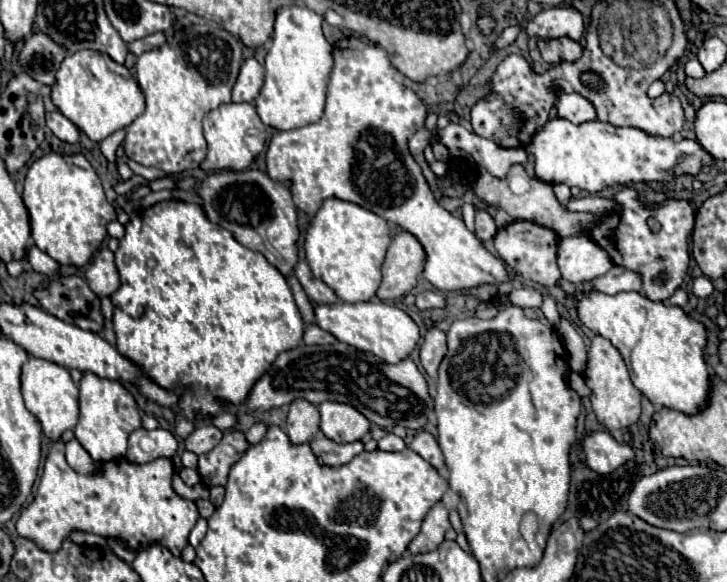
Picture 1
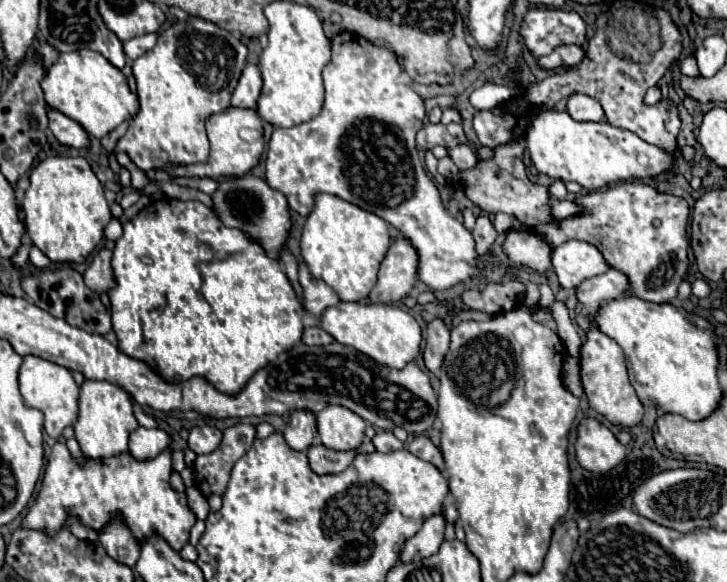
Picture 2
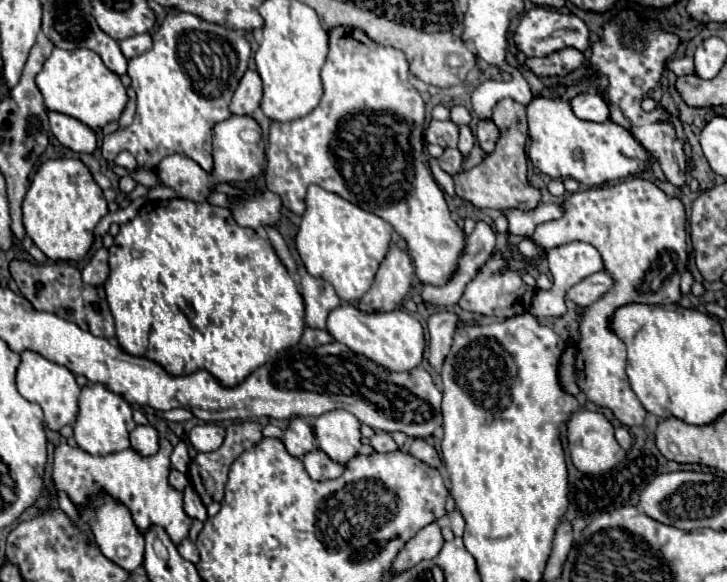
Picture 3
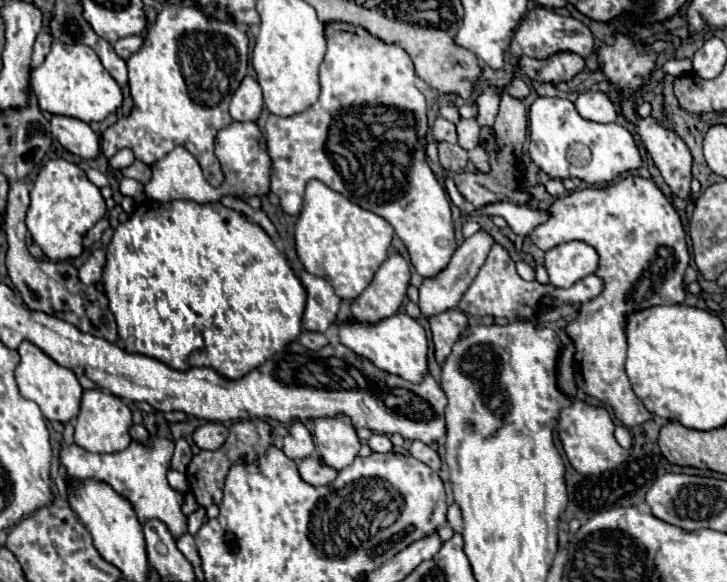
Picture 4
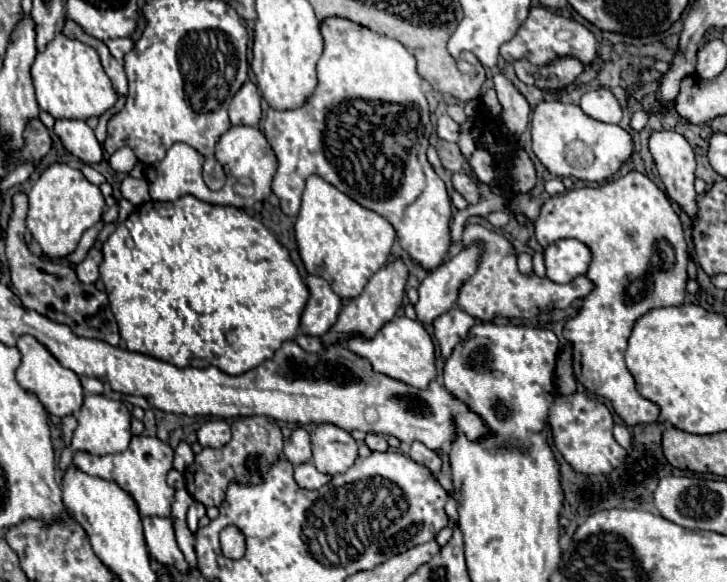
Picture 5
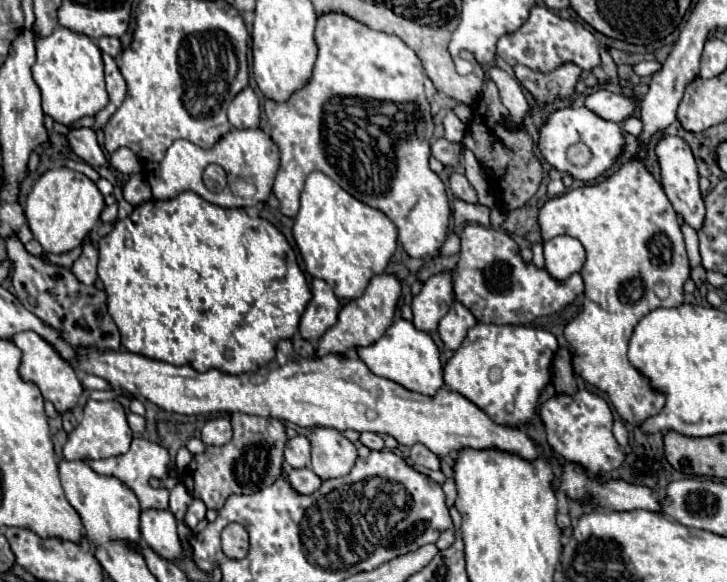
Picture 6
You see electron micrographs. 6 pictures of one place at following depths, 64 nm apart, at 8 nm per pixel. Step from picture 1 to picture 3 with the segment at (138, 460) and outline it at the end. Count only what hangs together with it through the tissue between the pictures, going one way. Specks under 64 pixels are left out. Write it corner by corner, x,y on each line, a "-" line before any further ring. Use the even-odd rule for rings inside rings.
136,426
130,432
130,444
136,448
140,454
150,456
158,448
158,432
152,426

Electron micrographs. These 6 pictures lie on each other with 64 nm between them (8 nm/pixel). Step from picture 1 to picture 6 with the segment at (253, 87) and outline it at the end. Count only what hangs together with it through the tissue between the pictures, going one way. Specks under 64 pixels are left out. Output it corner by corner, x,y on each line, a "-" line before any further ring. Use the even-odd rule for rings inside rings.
244,88
230,104
228,108
228,120
232,128
244,130
244,128
256,128
260,122
260,106
258,98
252,92
252,88

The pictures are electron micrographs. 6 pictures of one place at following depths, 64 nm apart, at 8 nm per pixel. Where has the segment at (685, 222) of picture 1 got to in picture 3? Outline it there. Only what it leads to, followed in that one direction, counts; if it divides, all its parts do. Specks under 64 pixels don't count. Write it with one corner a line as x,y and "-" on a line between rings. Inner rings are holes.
633,176
623,182
619,181
615,186
614,184
605,185
568,194
562,202
562,208
564,208
562,218
552,220
552,222
544,222
536,228
536,232
532,234
534,244
538,244
544,250
550,250
550,248
562,246
564,242
574,242
574,240
588,242
600,252
602,262
604,262
604,270
614,280
614,286
600,300
596,300
592,306
586,306
582,312
582,320
580,320
580,328
578,328
580,340
576,346
578,348
578,354
576,354
578,386
586,394
588,400
610,408
614,412
614,416
624,426
628,426
628,428
640,426
646,418
646,410
642,408
640,400
636,398
636,394
632,392
632,388
628,384
626,346
616,336
616,332
610,330
610,322
612,322
614,312
626,304
634,304
634,302
640,302
640,304
678,304
680,302
680,298
682,298
680,276
686,272
686,262
688,262
684,206
680,200
668,198
656,184

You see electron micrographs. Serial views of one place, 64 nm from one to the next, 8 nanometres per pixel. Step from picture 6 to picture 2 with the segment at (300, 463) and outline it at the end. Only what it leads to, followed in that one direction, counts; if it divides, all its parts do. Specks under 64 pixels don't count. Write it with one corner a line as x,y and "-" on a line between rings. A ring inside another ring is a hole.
292,412
290,420
284,428
286,444
300,452
308,450
316,438
316,416
312,412

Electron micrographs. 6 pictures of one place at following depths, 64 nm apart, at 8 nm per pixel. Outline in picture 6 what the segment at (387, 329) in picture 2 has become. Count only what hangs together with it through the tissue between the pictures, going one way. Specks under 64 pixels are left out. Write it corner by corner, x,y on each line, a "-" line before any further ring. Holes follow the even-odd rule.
402,318
394,320
394,324
386,330
386,334
378,342
366,348
358,348
358,356
366,362
366,366
376,376
388,378
404,386
406,390
412,390
424,396
434,396
444,386
438,346
430,338
430,334
416,330
414,324
408,320
402,320

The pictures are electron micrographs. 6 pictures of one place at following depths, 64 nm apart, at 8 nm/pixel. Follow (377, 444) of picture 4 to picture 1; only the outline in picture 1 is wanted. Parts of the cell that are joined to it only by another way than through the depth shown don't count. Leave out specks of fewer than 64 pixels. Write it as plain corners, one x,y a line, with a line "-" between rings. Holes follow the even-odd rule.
388,432
384,438
378,440
378,448
380,448
380,450
386,450
386,452
396,452
396,450
404,450
406,444
404,444
402,438
398,438
396,434

